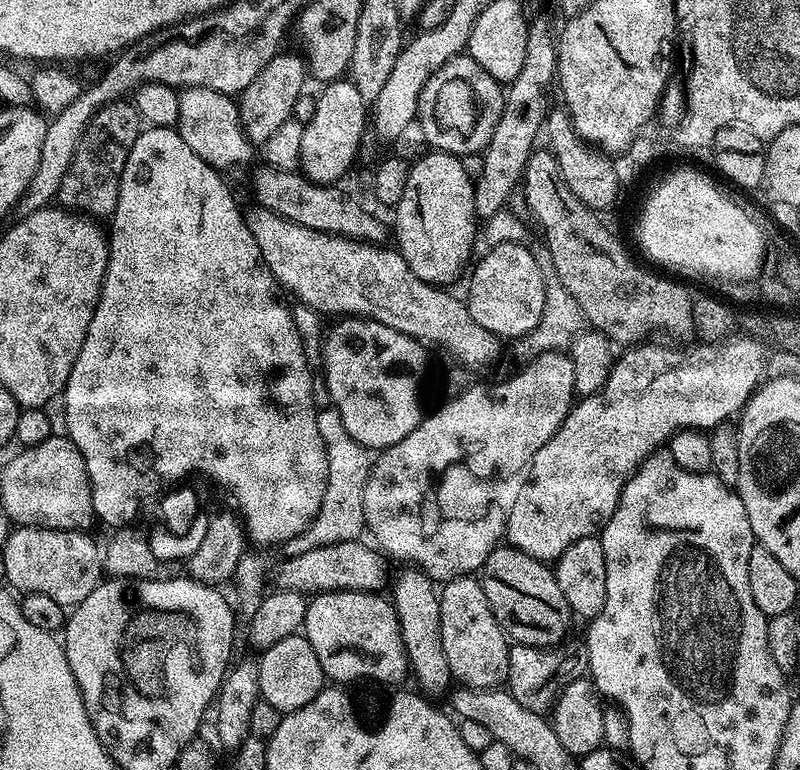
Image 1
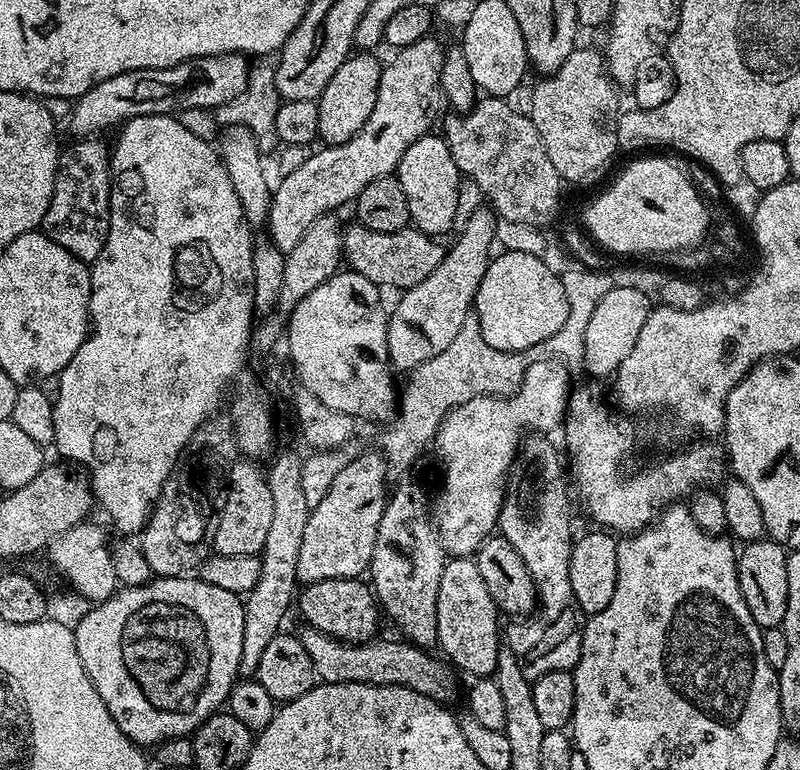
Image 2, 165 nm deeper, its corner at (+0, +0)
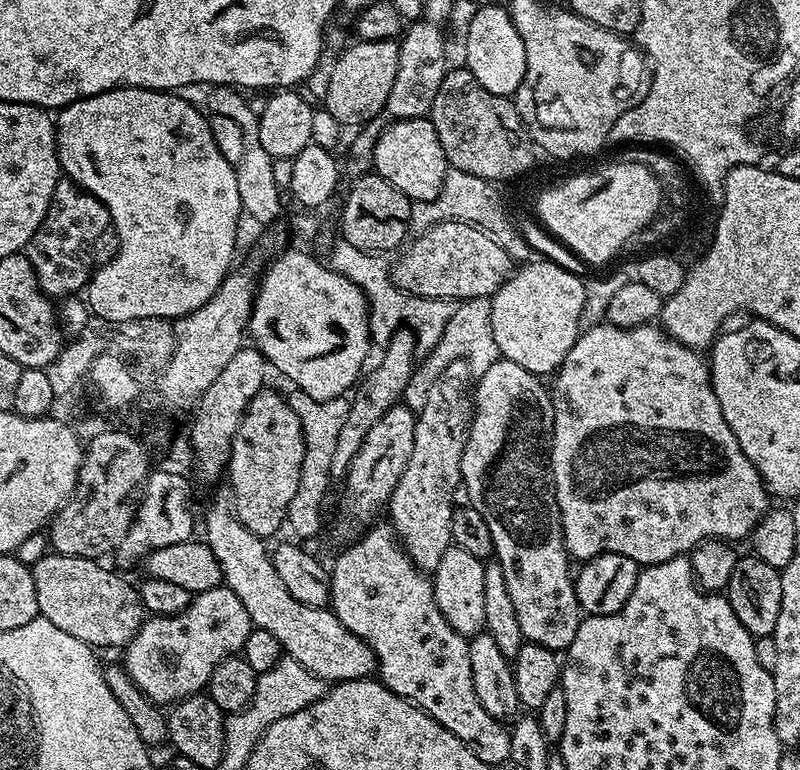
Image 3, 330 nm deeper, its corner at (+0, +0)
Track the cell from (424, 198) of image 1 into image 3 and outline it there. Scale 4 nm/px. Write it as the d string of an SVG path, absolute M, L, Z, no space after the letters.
M423 116L389 122L372 151L375 175L386 178L390 186L402 190L402 194L406 194L413 202L438 198L449 167L442 142L438 142L438 130L434 130L431 119Z

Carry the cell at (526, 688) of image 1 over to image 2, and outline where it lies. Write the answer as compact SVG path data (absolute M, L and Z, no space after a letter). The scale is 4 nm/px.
M528 434L525 435L520 451L516 453L516 461L512 463L512 468L508 472L508 482L504 485L504 501L502 502L502 510L500 511L500 523L498 525L499 535L506 538L506 542L510 542L510 546L514 546L514 550L518 550L518 558L522 558L522 562L526 564L526 570L530 572L530 578L536 587L536 594L538 603L534 614L527 618L517 619L515 622L509 623L506 628L506 646L520 659L522 666L522 674L526 674L526 678L530 681L542 678L542 674L550 674L554 670L562 670L563 672L575 668L580 651L582 650L582 634L584 633L584 622L586 613L578 606L578 598L574 598L574 586L570 586L570 554L572 553L572 546L574 543L574 535L572 536L572 508L568 505L568 492L570 496L570 488L566 483L566 464L560 456L556 453L554 445L548 441L549 437L544 434Z

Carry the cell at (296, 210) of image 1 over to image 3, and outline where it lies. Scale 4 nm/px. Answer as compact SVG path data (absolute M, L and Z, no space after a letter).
M444 220L423 229L417 236L420 237L416 241L413 239L391 265L393 281L410 296L453 302L484 302L507 282L514 271L514 262L506 249L498 246L494 237L486 235L473 224Z

